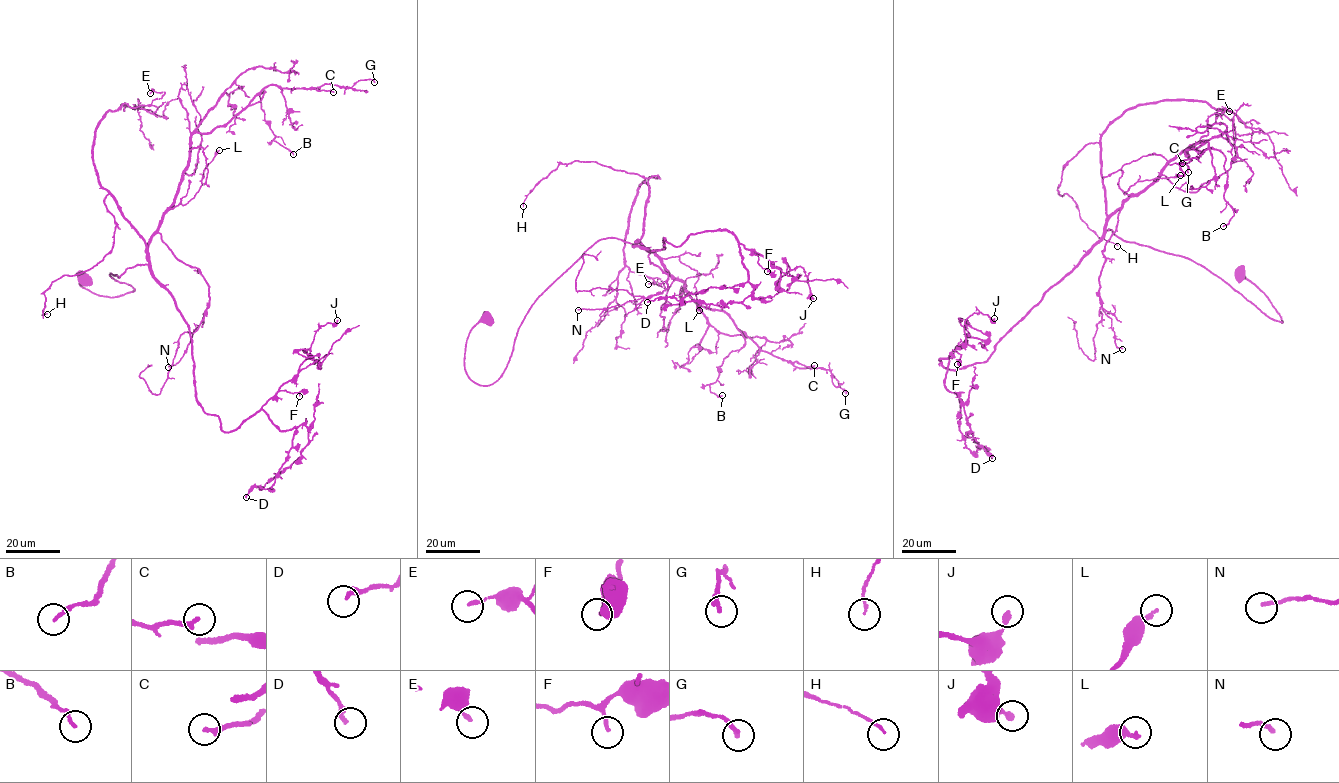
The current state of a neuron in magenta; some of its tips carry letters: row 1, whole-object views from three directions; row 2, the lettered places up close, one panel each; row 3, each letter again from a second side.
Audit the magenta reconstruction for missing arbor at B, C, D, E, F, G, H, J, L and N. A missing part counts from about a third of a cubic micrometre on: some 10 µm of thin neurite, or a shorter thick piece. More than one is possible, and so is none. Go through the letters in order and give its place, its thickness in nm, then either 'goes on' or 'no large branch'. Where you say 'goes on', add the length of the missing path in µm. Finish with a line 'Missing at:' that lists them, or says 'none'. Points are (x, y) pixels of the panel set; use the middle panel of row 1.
B: (722, 395) | 160 nm | no large branch
C: (814, 365) | 200 nm | no large branch
D: (647, 302) | 240 nm | no large branch
E: (648, 284) | 140 nm | no large branch
F: (767, 271) | 140 nm | no large branch
G: (845, 393) | 200 nm | no large branch
H: (523, 206) | 110 nm | no large branch
J: (813, 298) | 200 nm | no large branch
L: (699, 310) | 180 nm | no large branch
N: (578, 310) | 160 nm | no large branch
Missing at: none

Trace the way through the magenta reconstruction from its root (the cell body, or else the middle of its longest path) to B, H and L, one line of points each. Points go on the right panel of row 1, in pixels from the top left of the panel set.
B: (1240, 276), (1281, 323), (1105, 221), (1209, 147), (1225, 157), (1223, 226)
H: (1240, 276), (1281, 323), (1191, 260), (1105, 231), (1100, 149), (1089, 142), (1064, 166), (1057, 189), (1117, 246)
L: (1240, 276), (1267, 296), (1281, 323), (1191, 260), (1105, 231), (1106, 219), (1130, 195), (1123, 191), (1180, 175)

